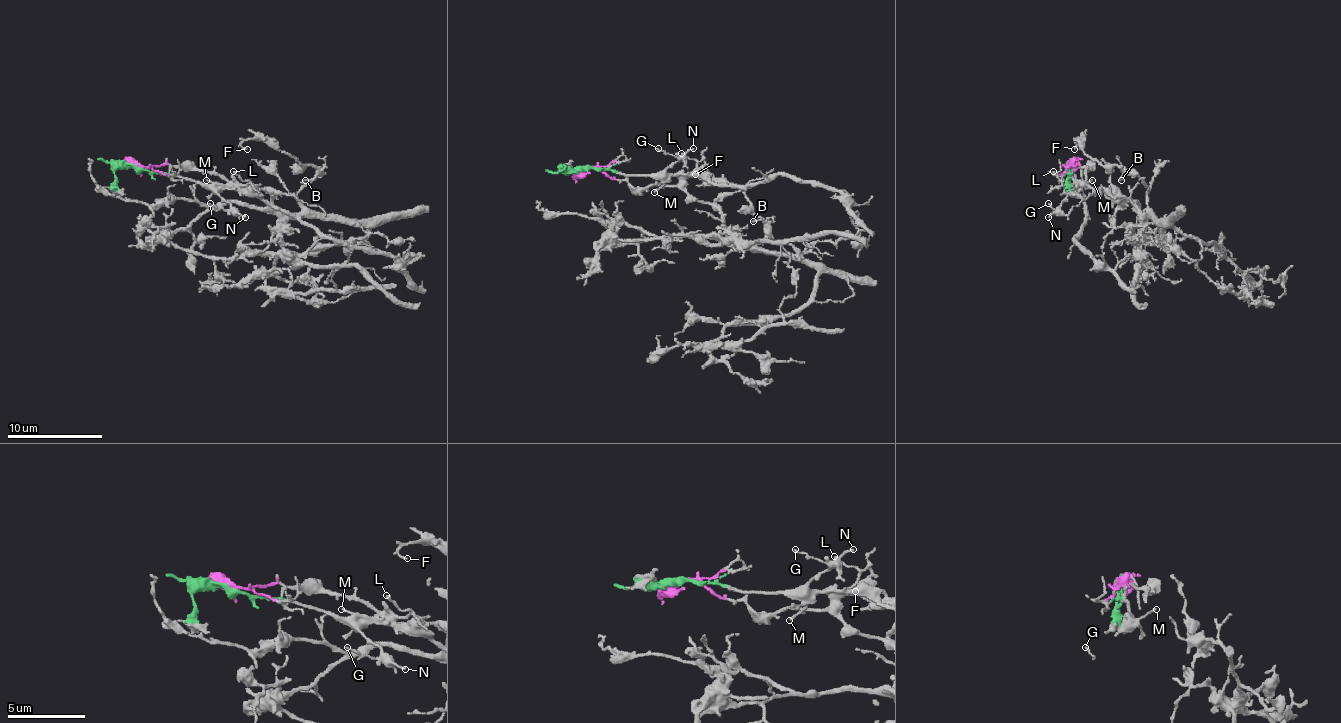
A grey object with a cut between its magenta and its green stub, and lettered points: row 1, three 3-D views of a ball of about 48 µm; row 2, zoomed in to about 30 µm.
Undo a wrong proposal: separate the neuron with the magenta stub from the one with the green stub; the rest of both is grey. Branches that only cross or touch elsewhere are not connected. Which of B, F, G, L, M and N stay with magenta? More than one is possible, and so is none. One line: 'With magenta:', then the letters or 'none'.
With magenta: B, F, L

